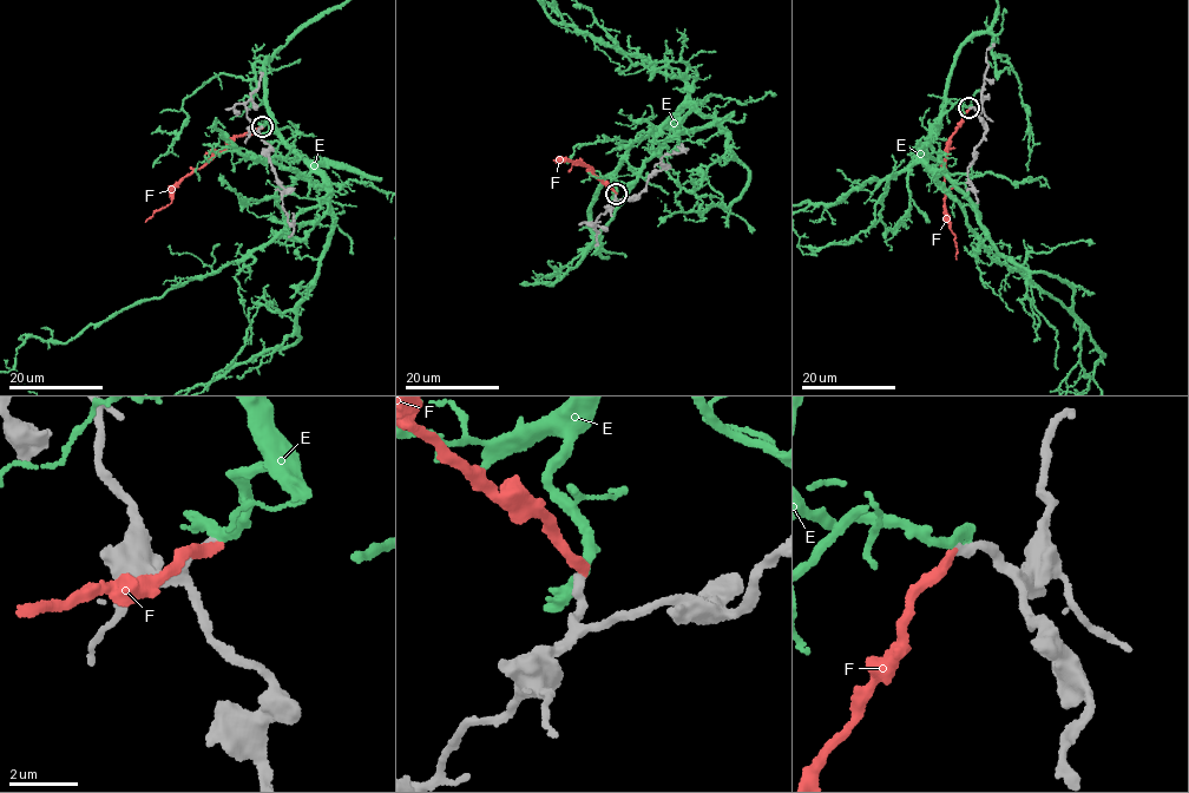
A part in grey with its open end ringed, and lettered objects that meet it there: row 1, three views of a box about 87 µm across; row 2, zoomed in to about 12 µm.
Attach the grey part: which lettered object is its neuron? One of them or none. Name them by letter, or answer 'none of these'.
none of these

